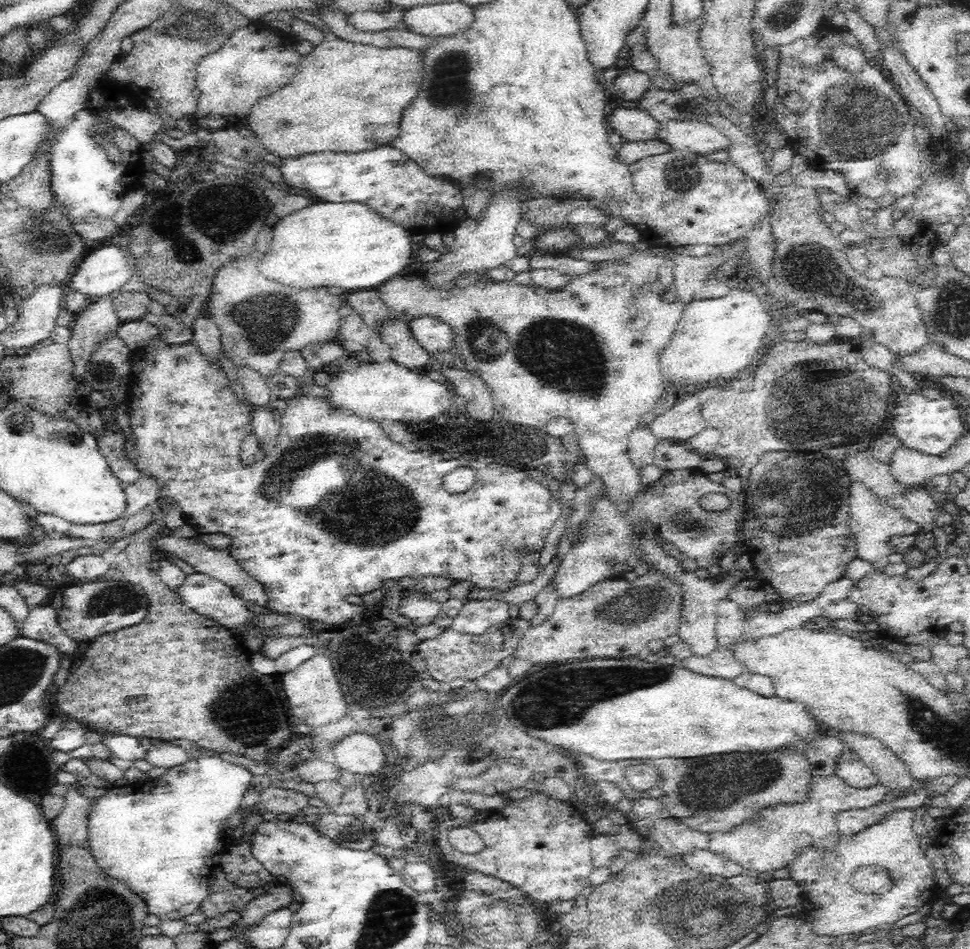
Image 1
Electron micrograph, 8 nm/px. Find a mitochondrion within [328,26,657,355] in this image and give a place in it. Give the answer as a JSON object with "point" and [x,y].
{"point":[448,88]}

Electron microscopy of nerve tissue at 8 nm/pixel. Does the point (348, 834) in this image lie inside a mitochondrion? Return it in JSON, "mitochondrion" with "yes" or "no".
{"mitochondrion":"yes"}

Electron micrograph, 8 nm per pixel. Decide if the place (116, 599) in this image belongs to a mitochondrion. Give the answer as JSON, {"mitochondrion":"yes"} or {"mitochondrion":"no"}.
{"mitochondrion":"yes"}

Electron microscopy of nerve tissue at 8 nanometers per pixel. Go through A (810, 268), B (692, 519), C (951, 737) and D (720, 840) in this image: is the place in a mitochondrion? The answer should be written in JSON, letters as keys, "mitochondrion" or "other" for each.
{"A":"mitochondrion","B":"mitochondrion","C":"mitochondrion","D":"other"}

